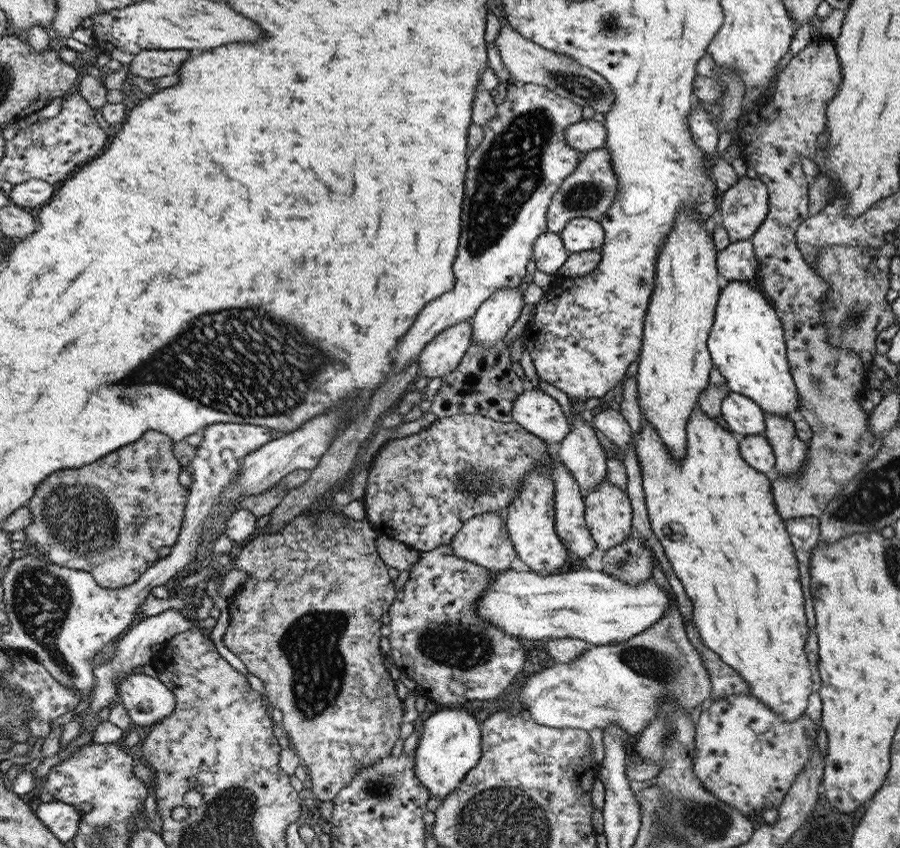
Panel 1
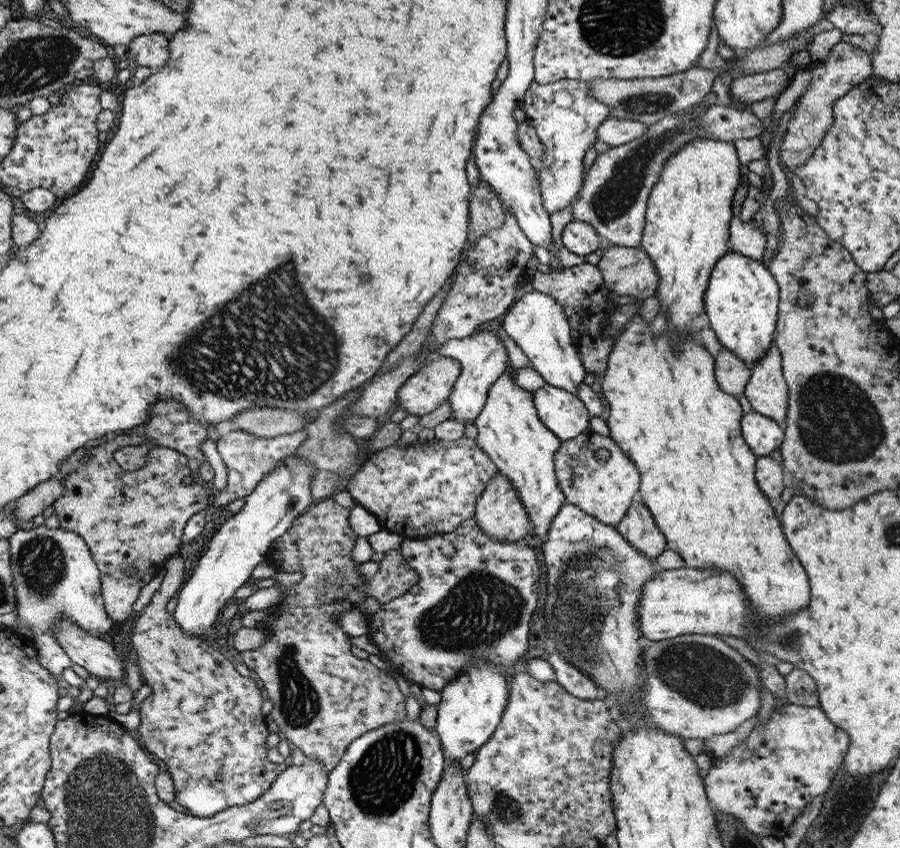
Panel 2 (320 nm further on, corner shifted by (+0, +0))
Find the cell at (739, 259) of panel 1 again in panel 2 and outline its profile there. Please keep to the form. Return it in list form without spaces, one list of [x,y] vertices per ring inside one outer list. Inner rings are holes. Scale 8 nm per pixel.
[[[733,216],[730,223],[730,250],[762,260],[766,248],[766,234],[754,227],[753,222],[745,222],[739,216]]]

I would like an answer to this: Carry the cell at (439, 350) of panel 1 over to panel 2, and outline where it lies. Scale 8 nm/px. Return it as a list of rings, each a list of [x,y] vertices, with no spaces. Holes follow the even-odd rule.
[[[440,356],[407,378],[398,392],[399,408],[417,417],[434,412],[445,400],[450,399],[461,372],[459,360]]]

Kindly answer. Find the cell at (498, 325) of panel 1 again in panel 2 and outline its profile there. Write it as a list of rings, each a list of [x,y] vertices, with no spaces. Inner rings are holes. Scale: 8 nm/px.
[[[485,329],[477,334],[472,333],[470,337],[459,340],[450,339],[444,344],[444,348],[440,348],[439,353],[442,357],[459,360],[462,366],[462,372],[455,382],[449,402],[452,409],[452,419],[455,421],[466,421],[468,424],[475,421],[483,412],[491,386],[510,365],[506,348],[500,341],[500,337],[496,335],[496,331]]]

